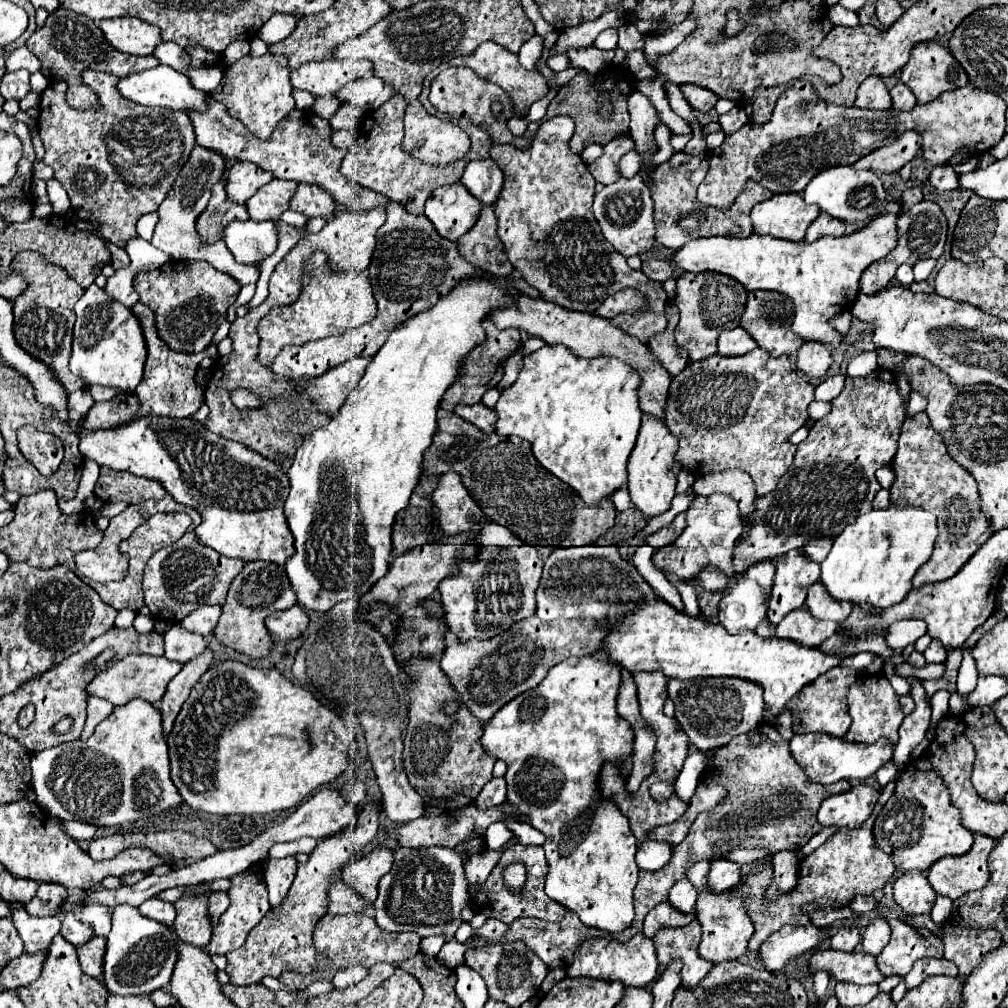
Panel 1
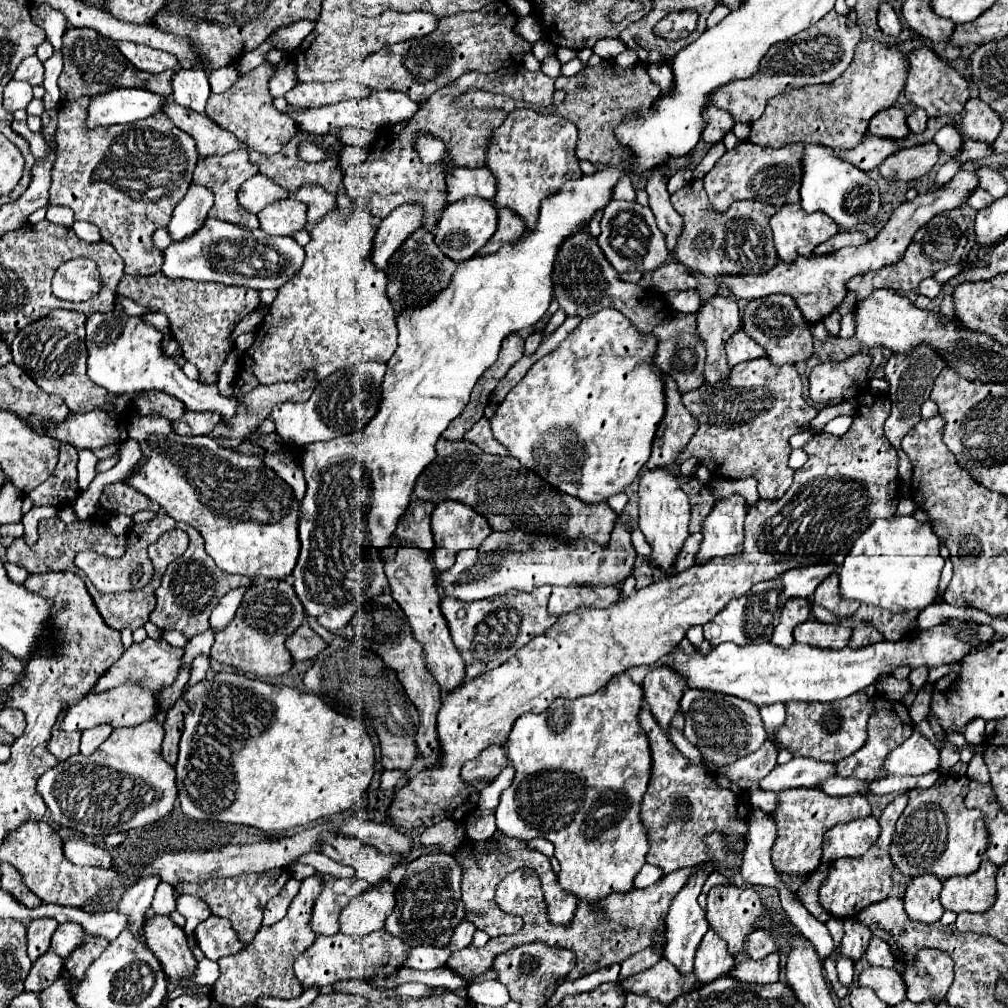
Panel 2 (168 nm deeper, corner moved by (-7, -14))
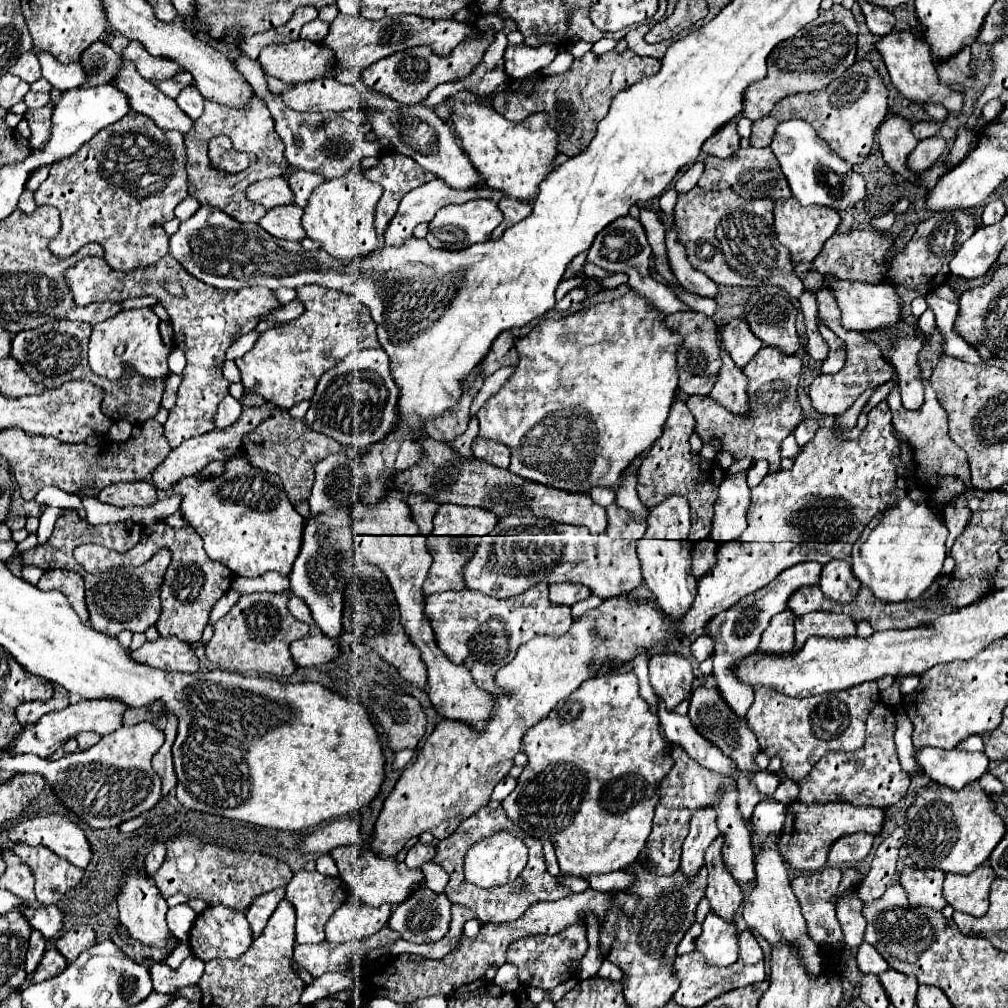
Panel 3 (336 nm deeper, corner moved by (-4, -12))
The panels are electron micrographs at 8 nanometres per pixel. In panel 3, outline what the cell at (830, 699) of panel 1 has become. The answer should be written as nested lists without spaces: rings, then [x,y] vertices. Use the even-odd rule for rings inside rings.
[[[874,683],[804,699],[786,697],[784,693],[770,693],[770,687],[758,687],[754,703],[746,713],[746,721],[756,733],[760,749],[768,757],[780,757],[788,779],[800,781],[826,753],[856,751],[864,745],[866,717],[878,703],[880,691]]]

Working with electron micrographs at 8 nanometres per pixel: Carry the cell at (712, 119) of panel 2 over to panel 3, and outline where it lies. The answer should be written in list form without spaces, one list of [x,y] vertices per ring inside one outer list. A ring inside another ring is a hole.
[[[726,125],[726,129],[720,129],[706,145],[702,145],[702,151],[708,155],[716,155],[722,159],[732,157],[740,147],[740,135],[736,131],[736,125]]]

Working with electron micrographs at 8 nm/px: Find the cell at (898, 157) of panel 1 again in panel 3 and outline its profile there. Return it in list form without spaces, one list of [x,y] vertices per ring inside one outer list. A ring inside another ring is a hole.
[[[934,135],[930,139],[922,139],[918,143],[918,147],[910,153],[908,157],[908,167],[914,171],[914,173],[922,173],[926,169],[930,169],[938,157],[946,151],[946,139],[942,139],[942,135]]]

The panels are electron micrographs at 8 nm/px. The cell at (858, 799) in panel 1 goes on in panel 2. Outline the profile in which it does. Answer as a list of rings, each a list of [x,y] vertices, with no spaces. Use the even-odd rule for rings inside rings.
[[[873,815],[837,823],[823,837],[823,863],[829,865],[839,857],[861,857],[877,841],[879,831],[879,819]]]

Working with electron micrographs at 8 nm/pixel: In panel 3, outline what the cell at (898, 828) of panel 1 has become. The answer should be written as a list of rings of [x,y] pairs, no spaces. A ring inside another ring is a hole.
[[[928,783],[918,789],[912,807],[908,809],[908,857],[920,869],[942,869],[944,873],[968,875],[980,867],[1006,833],[1002,817],[996,813],[992,797],[978,783],[966,785],[962,791],[946,789],[938,783]]]

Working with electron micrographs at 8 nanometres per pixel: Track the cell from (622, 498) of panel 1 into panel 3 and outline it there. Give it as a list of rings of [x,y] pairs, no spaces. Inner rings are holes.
[[[592,487],[588,495],[594,499],[594,503],[598,503],[598,505],[602,505],[602,507],[612,505],[612,503],[614,503],[614,497],[616,497],[614,491],[608,489],[608,487]]]

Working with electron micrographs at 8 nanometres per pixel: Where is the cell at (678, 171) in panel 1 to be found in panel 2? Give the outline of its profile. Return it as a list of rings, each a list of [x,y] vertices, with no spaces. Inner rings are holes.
[[[691,179],[685,187],[671,195],[675,211],[683,217],[683,231],[675,243],[673,257],[703,275],[717,277],[725,273],[767,271],[777,261],[773,237],[769,231],[769,217],[777,211],[773,205],[759,201],[737,201],[729,211],[715,213],[703,189],[703,179]]]

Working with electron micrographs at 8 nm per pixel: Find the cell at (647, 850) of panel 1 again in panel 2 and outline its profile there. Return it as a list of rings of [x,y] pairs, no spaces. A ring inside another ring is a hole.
[[[643,865],[643,869],[637,873],[637,877],[635,877],[635,887],[647,887],[647,885],[653,885],[653,883],[657,883],[659,879],[661,879],[661,875],[663,875],[663,871],[661,869],[655,869],[653,865]]]

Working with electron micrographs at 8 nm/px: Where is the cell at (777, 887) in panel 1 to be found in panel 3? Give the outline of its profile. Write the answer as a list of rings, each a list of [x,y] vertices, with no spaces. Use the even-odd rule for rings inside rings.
[[[718,835],[704,855],[704,865],[708,869],[706,899],[710,901],[714,913],[718,913],[726,921],[734,921],[734,913],[742,905],[744,895],[738,881],[730,875],[730,871],[722,861],[722,845],[724,839],[722,835]]]

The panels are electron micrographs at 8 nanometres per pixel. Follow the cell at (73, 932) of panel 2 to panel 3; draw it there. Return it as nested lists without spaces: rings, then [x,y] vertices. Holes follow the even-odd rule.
[[[22,905],[22,915],[30,921],[30,925],[40,931],[46,939],[56,937],[62,929],[62,913],[56,905]]]

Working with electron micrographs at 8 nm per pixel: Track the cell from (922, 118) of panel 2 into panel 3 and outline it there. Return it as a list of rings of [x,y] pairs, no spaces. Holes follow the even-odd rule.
[[[920,121],[920,123],[912,125],[914,135],[920,137],[920,139],[926,139],[926,137],[936,135],[940,131],[940,127],[942,127],[942,123],[936,123],[936,121]]]

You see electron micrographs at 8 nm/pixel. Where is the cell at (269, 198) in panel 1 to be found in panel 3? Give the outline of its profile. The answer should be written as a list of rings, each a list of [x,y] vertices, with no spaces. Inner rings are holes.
[[[282,205],[274,207],[258,221],[258,225],[268,231],[270,235],[278,239],[292,239],[292,241],[302,241],[306,237],[300,219],[302,219],[304,209],[298,205]]]

